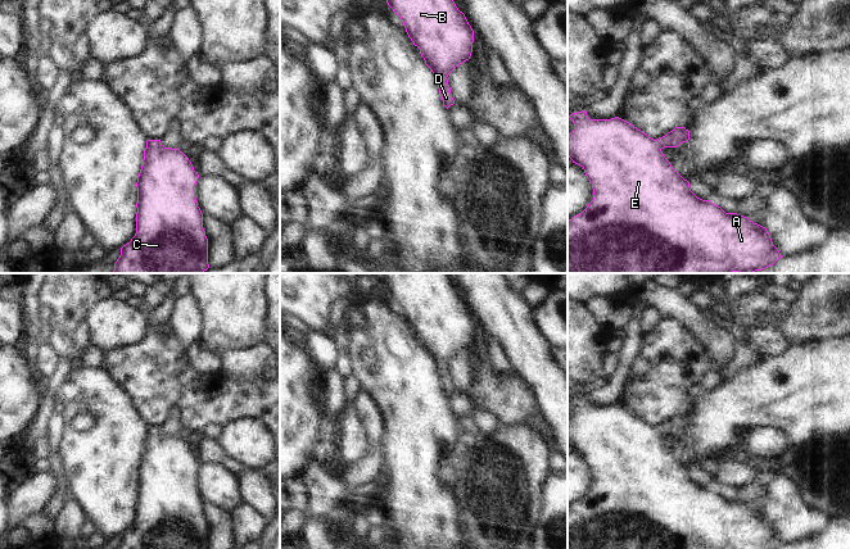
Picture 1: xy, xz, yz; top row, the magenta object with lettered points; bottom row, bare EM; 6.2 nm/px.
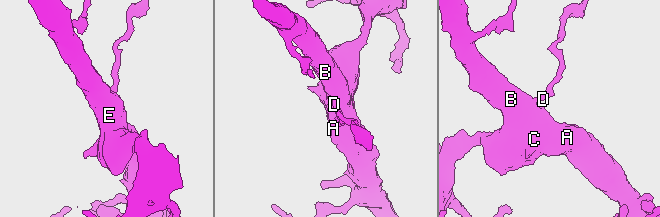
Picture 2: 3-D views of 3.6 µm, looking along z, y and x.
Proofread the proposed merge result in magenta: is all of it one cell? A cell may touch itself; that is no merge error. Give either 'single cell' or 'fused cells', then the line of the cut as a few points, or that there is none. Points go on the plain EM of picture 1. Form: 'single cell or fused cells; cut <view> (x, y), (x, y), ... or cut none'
single cell; cut none

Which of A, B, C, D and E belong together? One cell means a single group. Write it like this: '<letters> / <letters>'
A B C D E

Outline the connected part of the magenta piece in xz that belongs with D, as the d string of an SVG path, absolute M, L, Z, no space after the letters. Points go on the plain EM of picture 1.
M383 273L388 292L401 304L406 319L415 334L420 336L420 341L425 351L437 364L437 372L443 387L443 393L448 396L455 391L448 372L448 362L460 351L469 348L473 340L474 318L469 312L465 301L456 294L447 273Z

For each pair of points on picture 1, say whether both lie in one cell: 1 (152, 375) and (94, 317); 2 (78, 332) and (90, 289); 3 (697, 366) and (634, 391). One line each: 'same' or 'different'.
1: different
2: different
3: same

